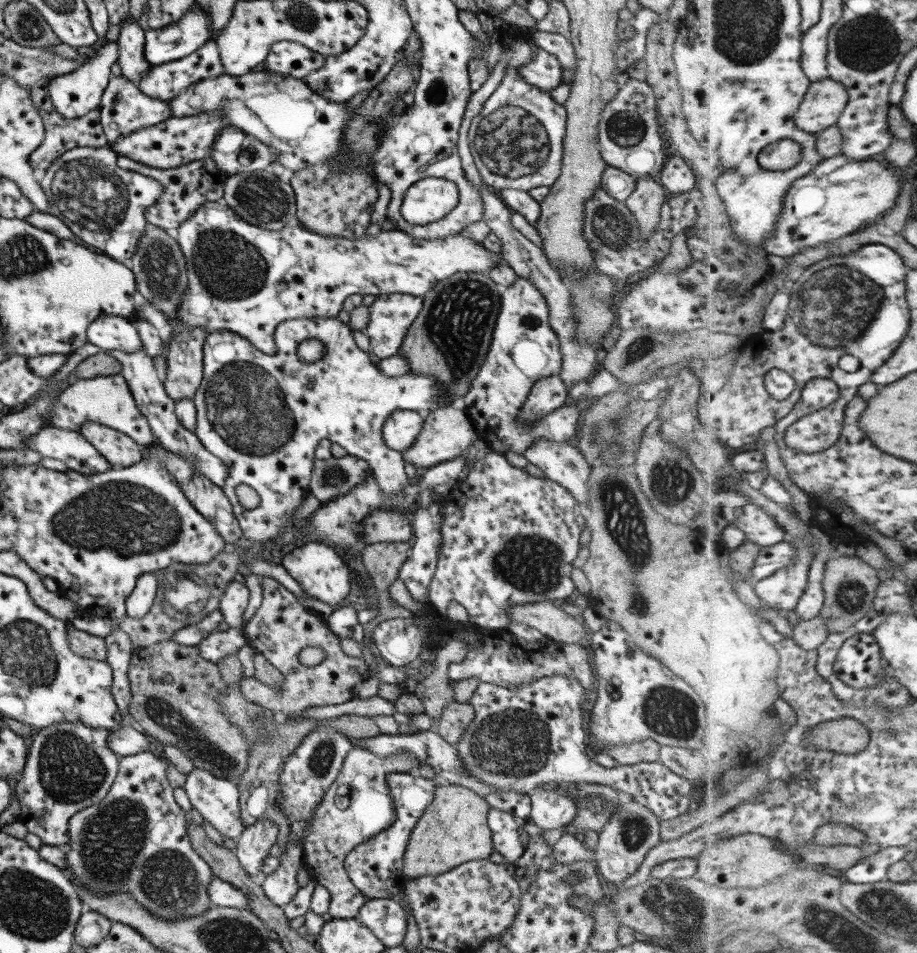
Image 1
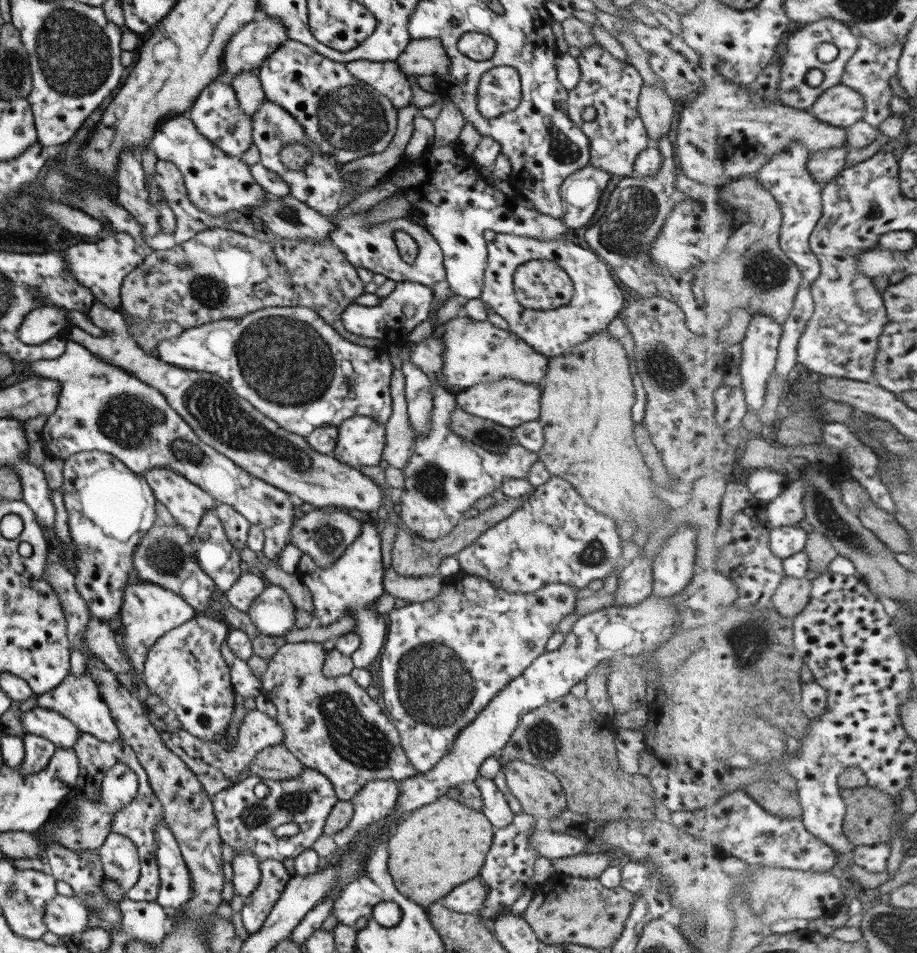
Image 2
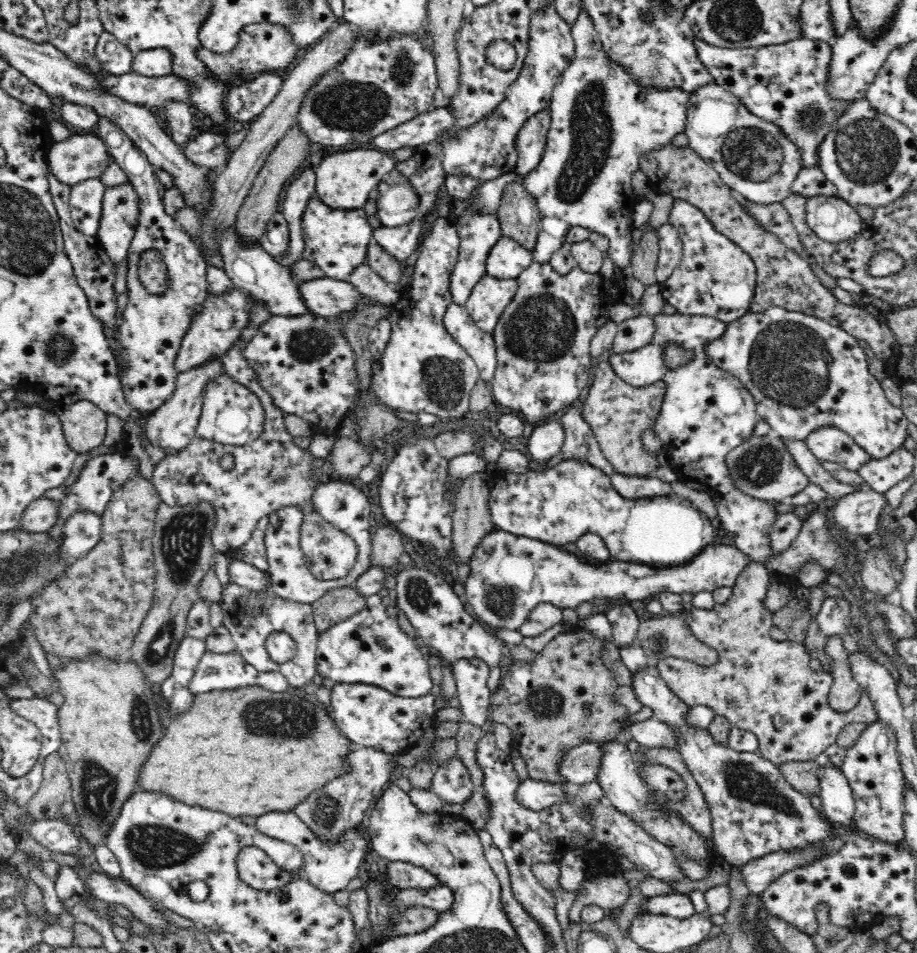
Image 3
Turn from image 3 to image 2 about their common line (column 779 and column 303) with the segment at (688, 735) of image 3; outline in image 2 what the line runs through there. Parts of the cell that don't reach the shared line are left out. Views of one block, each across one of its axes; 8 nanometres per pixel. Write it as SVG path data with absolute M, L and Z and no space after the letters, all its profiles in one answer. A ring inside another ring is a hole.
M305 767L299 775L282 781L249 775L217 792L210 802L220 840L227 843L234 853L251 851L259 864L259 861L265 859L294 859L300 852L309 849L322 834L325 819L338 799L334 796L333 786L326 776ZM259 783L269 789L269 794L261 800L253 794L254 786ZM285 822L297 824L298 832L292 836L275 836L273 830Z

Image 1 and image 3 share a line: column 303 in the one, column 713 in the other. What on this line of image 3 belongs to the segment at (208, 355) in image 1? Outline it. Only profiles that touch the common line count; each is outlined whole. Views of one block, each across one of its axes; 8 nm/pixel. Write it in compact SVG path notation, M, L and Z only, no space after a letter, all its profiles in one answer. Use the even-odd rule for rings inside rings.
M680 313L672 316L662 314L654 317L654 321L657 323L656 334L650 344L632 352L610 352L607 361L616 376L630 386L664 386L662 407L654 430L671 451L670 467L676 473L677 481L712 495L723 528L736 534L736 548L763 564L764 559L777 555L768 546L768 531L781 506L740 494L731 485L731 477L727 473L725 460L728 452L752 436L752 430L760 419L750 391L735 376L718 368L706 354L706 346L724 334L727 324L713 317ZM666 347L667 350L678 349L689 354L687 362L674 368L666 366Z

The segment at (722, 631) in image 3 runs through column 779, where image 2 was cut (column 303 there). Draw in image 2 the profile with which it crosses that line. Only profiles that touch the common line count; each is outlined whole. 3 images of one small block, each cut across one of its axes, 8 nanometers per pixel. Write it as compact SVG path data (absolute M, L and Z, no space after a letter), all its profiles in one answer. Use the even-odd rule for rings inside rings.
M286 642L266 662L266 668L258 679L262 696L269 700L277 716L274 720L281 726L282 744L299 762L327 777L338 801L351 800L369 780L393 779L402 781L415 776L415 768L407 762L405 752L398 740L397 730L387 720L382 709L349 675L336 678L323 677L321 673L326 651L321 642Z

